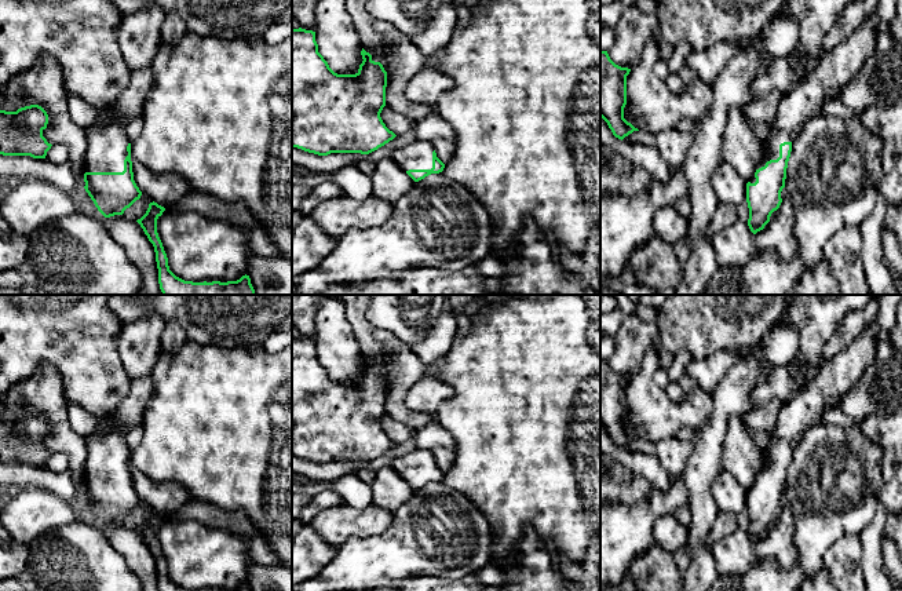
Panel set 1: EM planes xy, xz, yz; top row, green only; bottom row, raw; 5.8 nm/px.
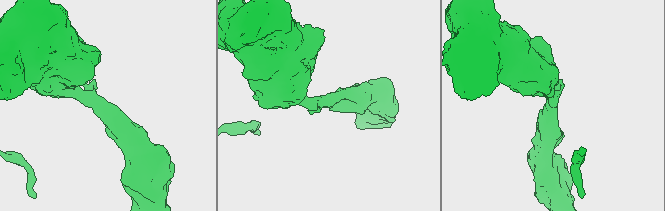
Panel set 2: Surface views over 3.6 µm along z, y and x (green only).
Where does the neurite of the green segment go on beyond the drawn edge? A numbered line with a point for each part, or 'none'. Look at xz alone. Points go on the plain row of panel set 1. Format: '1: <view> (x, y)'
1: xz (419, 463)

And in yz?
1: yz (836, 376)

